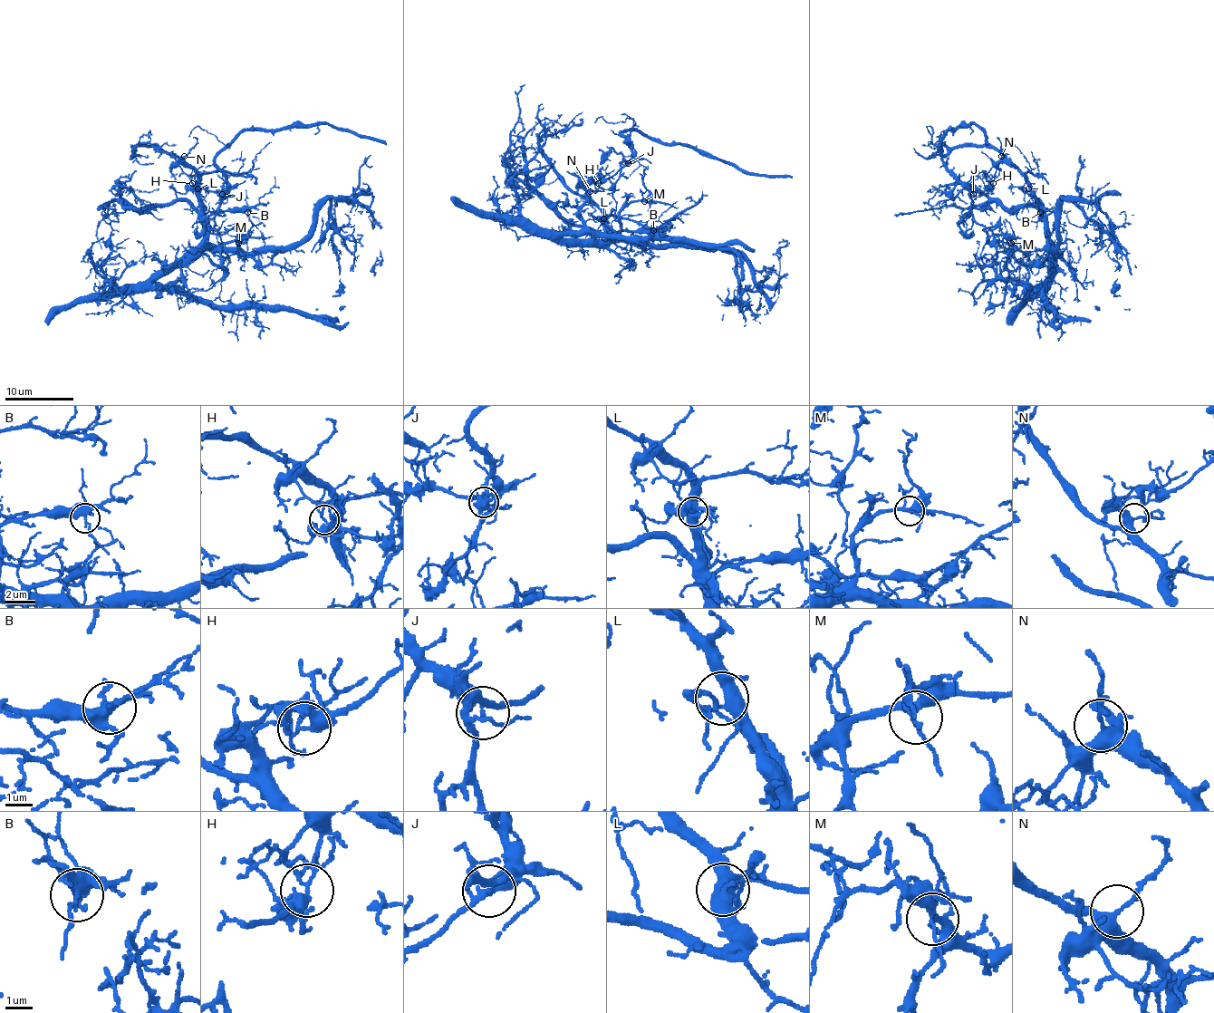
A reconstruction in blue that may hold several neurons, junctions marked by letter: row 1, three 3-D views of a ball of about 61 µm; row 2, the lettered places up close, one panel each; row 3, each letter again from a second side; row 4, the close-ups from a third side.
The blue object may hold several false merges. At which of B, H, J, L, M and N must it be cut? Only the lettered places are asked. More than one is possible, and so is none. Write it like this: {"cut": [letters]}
{"cut": ["H"]}

